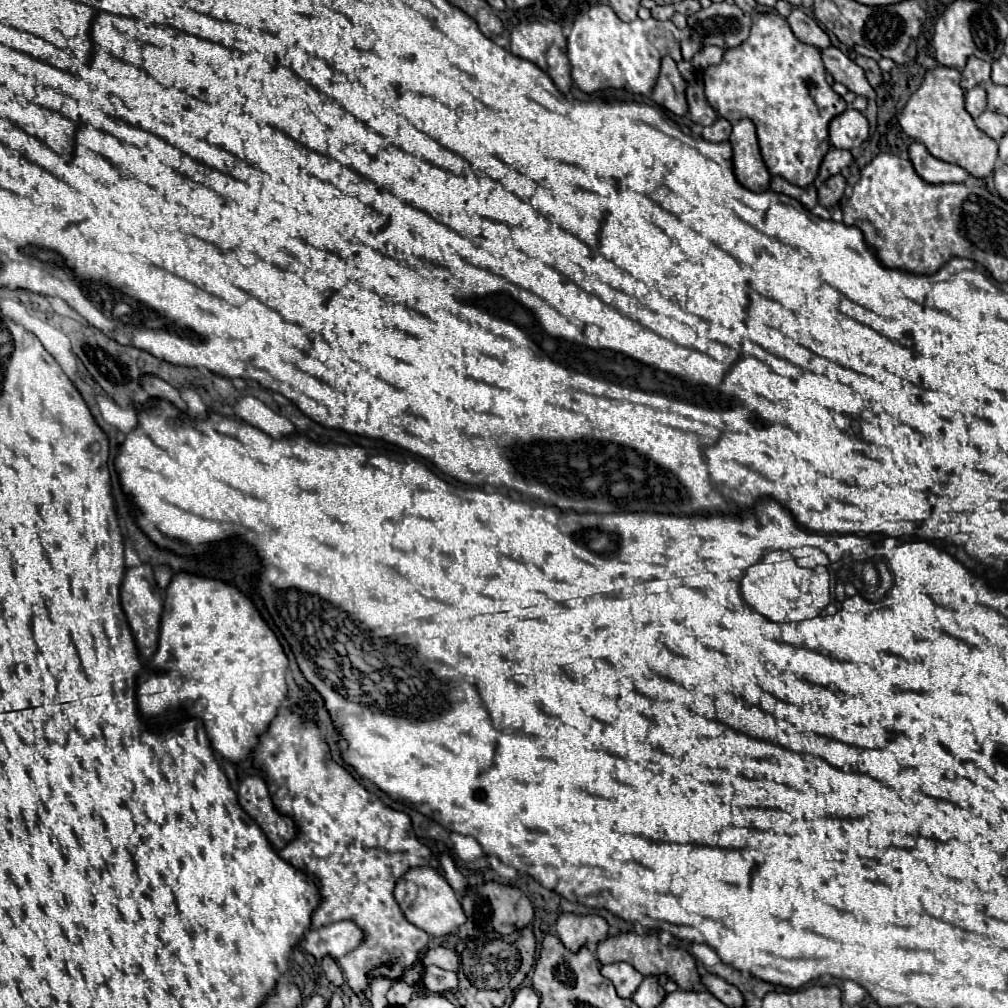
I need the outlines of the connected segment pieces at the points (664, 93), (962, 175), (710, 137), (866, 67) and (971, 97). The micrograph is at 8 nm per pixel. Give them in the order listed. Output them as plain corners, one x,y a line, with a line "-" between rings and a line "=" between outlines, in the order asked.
665,55
661,61
661,73
653,87
651,99
675,115
685,115
688,107
683,91
685,81
677,71
677,63
=
913,141
909,145
909,159
911,159
917,175
925,183
931,183
931,185
939,185
939,183
963,183
969,177
969,173
963,167
939,161
933,155
929,155
925,145
919,143
919,141
=
717,119
713,125
705,127
701,135
703,135
707,141
715,141
715,143
727,141
729,135
731,135
731,123
725,121
725,119
=
857,57
855,61
857,61
857,65
865,71
865,75
867,75
867,79
869,79
871,87
879,87
881,81
883,81
883,77
881,77
881,69
879,69
877,61
867,59
867,57
=
977,85
965,93
965,109
969,111
969,115
973,119
985,111
985,89
981,85

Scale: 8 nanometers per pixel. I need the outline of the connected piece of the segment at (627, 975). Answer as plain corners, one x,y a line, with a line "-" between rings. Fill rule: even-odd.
629,963
603,965
601,975
615,985
619,997
631,997
643,979
643,975
637,969
633,969

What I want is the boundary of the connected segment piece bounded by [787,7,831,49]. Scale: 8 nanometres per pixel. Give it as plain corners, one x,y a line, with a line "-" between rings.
795,7
795,9
789,13
787,23
791,25
791,29
793,29
793,33
795,33
795,37
797,37
799,41
803,41
803,43
807,43
807,45
813,45
813,47
817,47
817,49
831,45
829,35
827,35
811,17
807,17
801,9

